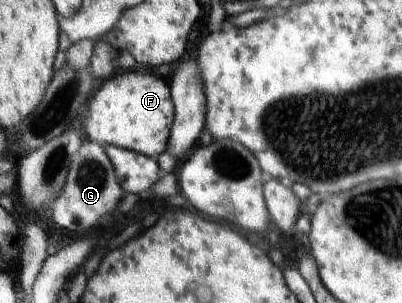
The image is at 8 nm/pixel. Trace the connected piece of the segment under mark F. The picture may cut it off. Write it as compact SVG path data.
M118 71L112 79L107 79L106 83L92 95L88 107L88 117L86 120L86 135L90 142L98 142L101 145L116 146L130 151L147 155L158 160L158 156L169 147L169 137L171 125L175 118L175 107L172 101L171 91L168 84L163 81L159 74L142 74L130 71L125 73Z

